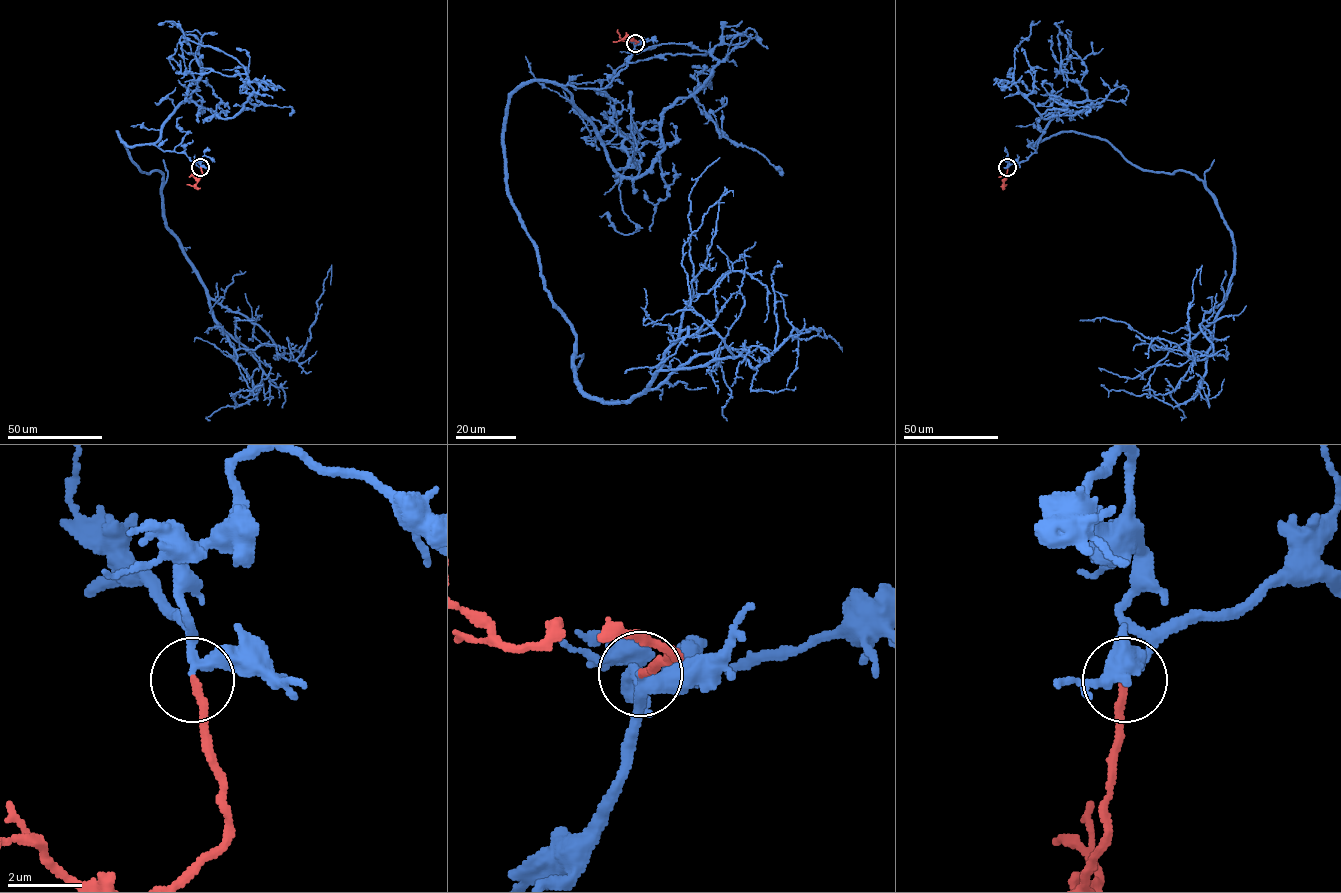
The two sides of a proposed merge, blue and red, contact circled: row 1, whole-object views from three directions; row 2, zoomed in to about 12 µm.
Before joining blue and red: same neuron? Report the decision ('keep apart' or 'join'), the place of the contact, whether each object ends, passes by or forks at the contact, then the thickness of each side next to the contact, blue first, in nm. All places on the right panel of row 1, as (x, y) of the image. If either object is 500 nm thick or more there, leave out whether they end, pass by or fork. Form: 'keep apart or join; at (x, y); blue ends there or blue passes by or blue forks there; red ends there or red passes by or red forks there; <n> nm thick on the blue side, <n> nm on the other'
join; at (1007, 167); blue passes by; red ends there; 280 nm thick on the blue side, 200 nm on the other

